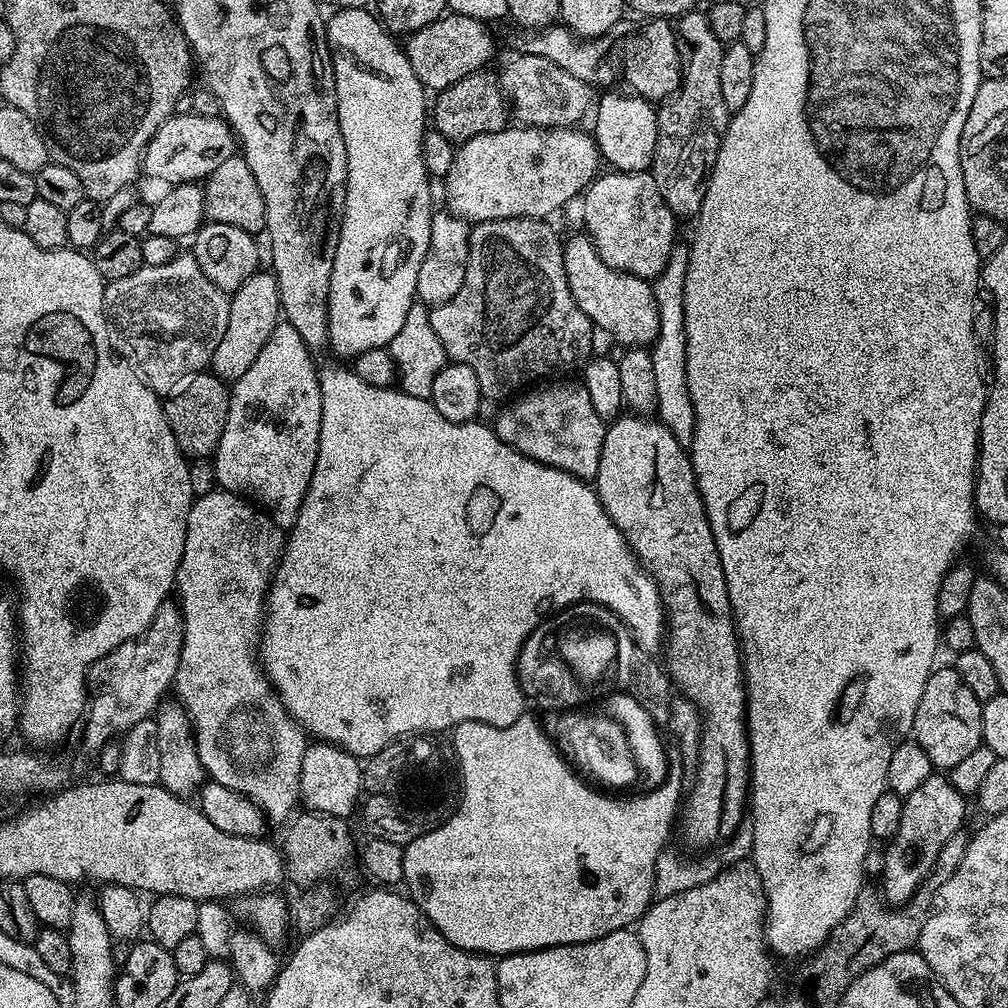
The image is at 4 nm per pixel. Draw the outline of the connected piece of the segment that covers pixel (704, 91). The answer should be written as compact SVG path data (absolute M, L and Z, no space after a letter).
M707 11L687 12L678 20L678 40L686 57L682 64L680 87L659 105L656 114L658 138L650 169L658 186L658 194L662 194L666 206L677 218L699 217L730 119L726 102L722 102L718 79L725 45L714 34L714 30L710 30Z

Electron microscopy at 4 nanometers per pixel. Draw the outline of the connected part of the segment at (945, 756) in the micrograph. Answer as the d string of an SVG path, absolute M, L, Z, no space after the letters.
M937 667L928 675L926 690L922 690L922 699L914 714L911 735L916 744L926 750L933 769L951 770L975 748L981 747L983 709L982 701L974 698L970 686L958 678L955 667Z

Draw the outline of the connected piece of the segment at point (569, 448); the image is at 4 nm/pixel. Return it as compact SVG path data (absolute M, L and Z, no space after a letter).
M556 382L545 383L548 384L545 388L533 387L528 390L533 392L525 391L520 394L525 396L517 395L508 402L513 404L505 403L494 419L494 430L498 438L502 438L502 442L506 442L522 455L534 458L551 468L569 472L582 481L595 481L598 462L602 458L606 421L598 414L598 410L594 410L583 382L552 383Z

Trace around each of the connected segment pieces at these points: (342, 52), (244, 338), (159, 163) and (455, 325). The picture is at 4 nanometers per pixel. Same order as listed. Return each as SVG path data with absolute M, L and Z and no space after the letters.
M342 8L333 11L333 16L330 15L326 20L326 35L328 38L328 50L332 58L332 73L336 75L336 117L340 123L340 133L344 139L344 145L346 146L346 162L348 163L348 181L346 182L346 198L344 199L344 217L340 220L340 237L338 238L338 246L336 247L336 253L334 254L334 270L330 270L330 294L328 295L328 343L331 351L336 351L340 356L348 356L348 358L355 358L362 354L366 350L374 350L375 348L389 347L391 339L394 338L395 334L402 327L402 322L406 319L407 311L410 310L412 304L417 299L416 295L416 283L418 282L418 270L422 266L422 262L426 258L428 253L428 247L430 246L430 222L432 221L432 213L434 211L434 205L432 205L432 188L430 183L430 177L428 175L428 167L424 164L424 134L426 131L426 117L430 112L429 101L424 101L424 95L426 95L426 89L424 83L421 82L418 77L414 74L414 70L410 66L408 61L408 55L404 53L403 47L398 43L395 44L393 33L389 32L384 27L383 23L375 15L371 16L371 11L368 8Z
M258 270L238 290L231 293L226 318L226 334L222 334L222 342L218 342L218 350L214 350L214 358L210 365L211 372L225 382L235 382L250 370L254 358L266 346L266 338L281 323L280 287L275 275L268 270Z
M173 114L150 138L142 157L142 172L145 177L148 175L156 180L165 180L168 186L191 184L203 181L214 170L218 170L226 158L237 155L237 152L238 141L227 120L219 115Z
M530 216L506 218L505 220L481 220L473 223L468 234L468 261L466 262L466 278L462 282L462 290L458 290L458 294L454 294L454 298L450 298L445 304L437 304L429 311L430 324L445 348L447 359L453 364L465 364L470 366L470 370L474 370L474 374L478 377L480 395L486 399L503 401L505 398L511 397L517 390L536 382L531 382L531 380L536 380L539 376L552 378L555 377L552 376L555 372L568 372L571 368L576 367L579 369L593 355L592 332L594 333L594 325L586 318L586 314L582 314L582 310L578 310L578 302L574 302L574 294L570 294L570 286L566 282L566 270L564 269L564 245L561 237L556 237L555 230L548 223L547 219Z

